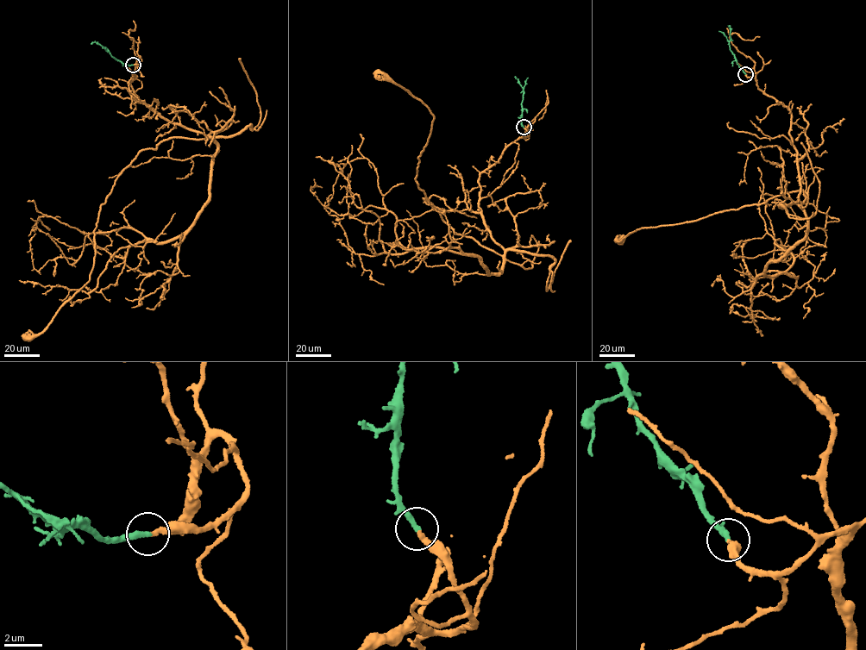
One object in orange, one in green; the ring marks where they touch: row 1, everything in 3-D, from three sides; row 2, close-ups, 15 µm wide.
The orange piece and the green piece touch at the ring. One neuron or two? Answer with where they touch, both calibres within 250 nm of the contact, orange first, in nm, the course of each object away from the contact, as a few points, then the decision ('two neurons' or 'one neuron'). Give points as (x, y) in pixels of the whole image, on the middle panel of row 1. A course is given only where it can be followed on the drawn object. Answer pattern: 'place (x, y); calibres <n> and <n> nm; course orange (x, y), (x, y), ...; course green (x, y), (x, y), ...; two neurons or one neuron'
place (523, 127); calibres 280 and 320 nm; course orange (523, 127), (478, 179), (497, 274), (401, 246), (392, 213), (340, 215), (322, 187); course green (523, 127), (521, 120), (523, 92), (514, 77); one neuron

